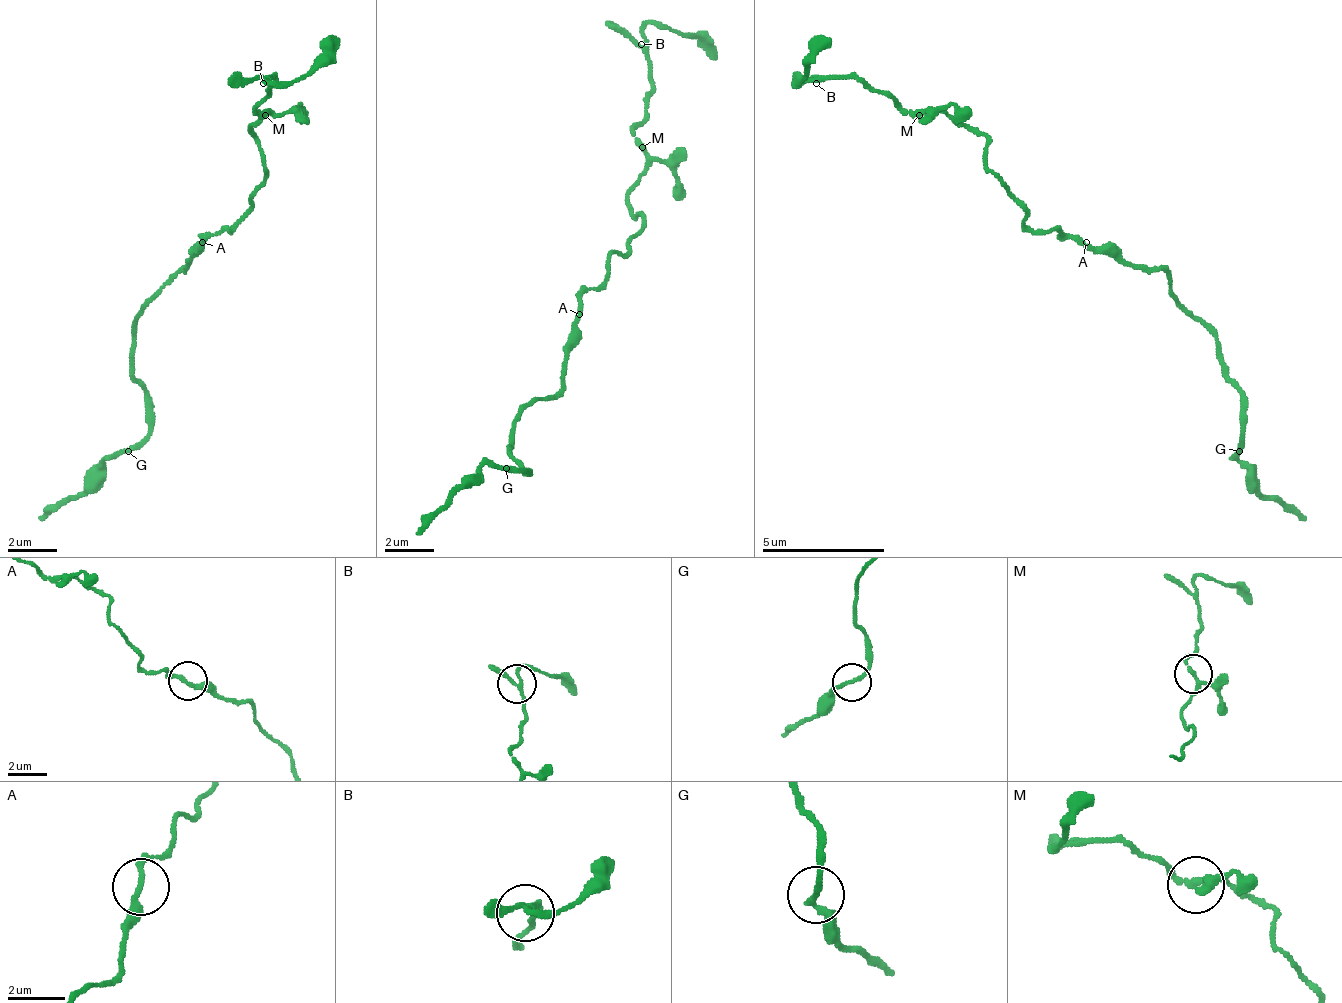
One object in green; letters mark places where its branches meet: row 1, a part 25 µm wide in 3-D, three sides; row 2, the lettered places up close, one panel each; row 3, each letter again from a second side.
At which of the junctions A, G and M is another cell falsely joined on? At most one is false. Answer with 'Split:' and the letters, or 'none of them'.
Split: none of them

